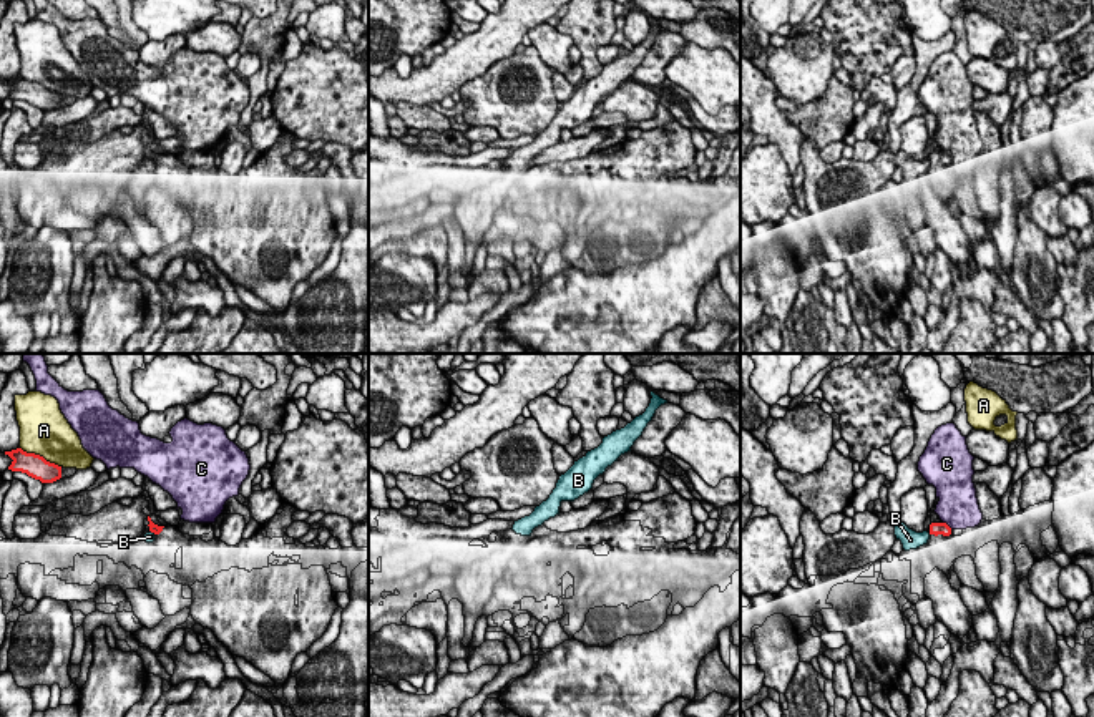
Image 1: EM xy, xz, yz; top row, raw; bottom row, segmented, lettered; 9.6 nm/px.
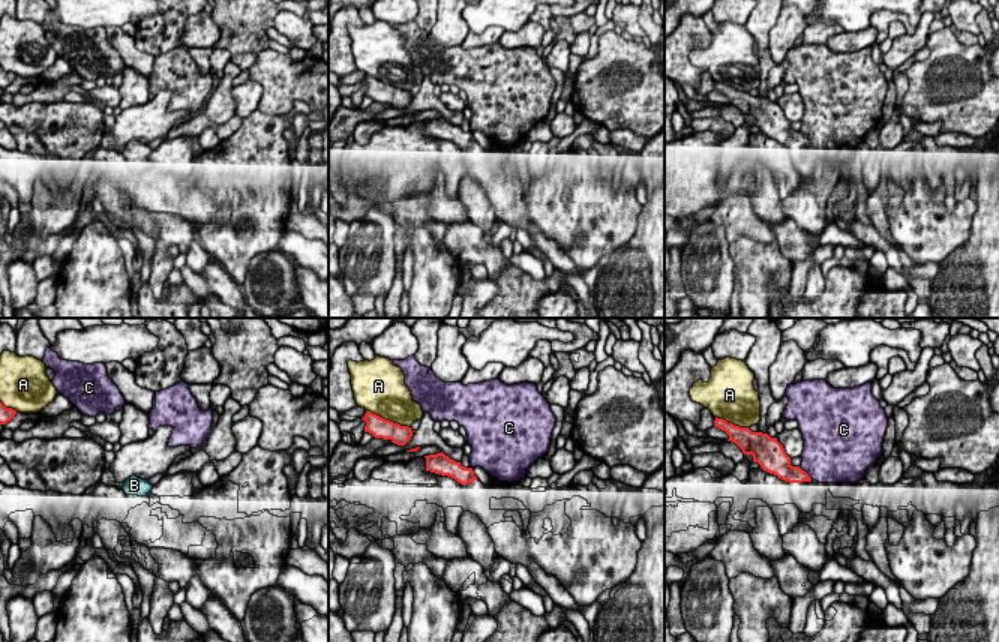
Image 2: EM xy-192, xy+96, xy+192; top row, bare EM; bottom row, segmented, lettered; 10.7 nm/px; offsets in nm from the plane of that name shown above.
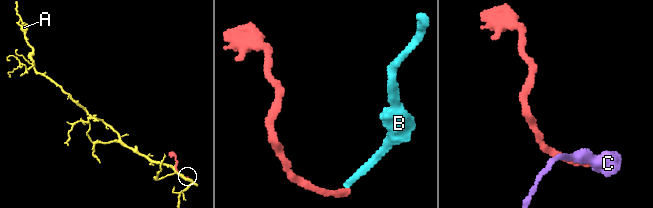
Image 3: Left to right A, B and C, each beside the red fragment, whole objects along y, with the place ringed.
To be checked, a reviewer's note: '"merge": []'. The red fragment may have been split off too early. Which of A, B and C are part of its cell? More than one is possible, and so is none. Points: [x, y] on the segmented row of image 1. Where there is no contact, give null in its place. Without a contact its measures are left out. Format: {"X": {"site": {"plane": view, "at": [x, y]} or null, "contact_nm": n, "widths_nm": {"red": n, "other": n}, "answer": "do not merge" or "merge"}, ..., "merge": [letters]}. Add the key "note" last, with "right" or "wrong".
{"A": {"site": {"plane": "xy", "at": [39, 455]}, "contact_nm": 440, "widths_nm": {"red": 220, "other": 480}, "answer": "do not merge"}, "B": {"site": {"plane": "xy", "at": [153, 531]}, "contact_nm": 70, "widths_nm": {"red": 90, "other": 100}, "answer": "do not merge"}, "C": {"site": {"plane": "yz", "at": [947, 525]}, "contact_nm": 120, "widths_nm": {"red": 130, "other": 380}, "answer": "do not merge"}, "merge": [], "note": "right"}

